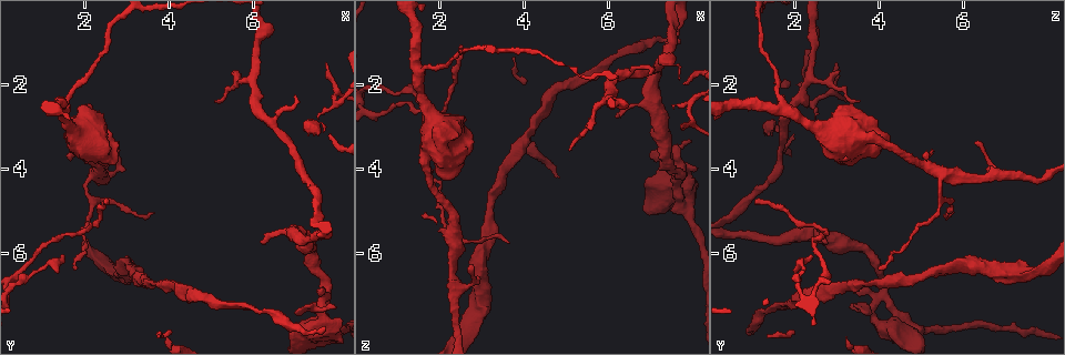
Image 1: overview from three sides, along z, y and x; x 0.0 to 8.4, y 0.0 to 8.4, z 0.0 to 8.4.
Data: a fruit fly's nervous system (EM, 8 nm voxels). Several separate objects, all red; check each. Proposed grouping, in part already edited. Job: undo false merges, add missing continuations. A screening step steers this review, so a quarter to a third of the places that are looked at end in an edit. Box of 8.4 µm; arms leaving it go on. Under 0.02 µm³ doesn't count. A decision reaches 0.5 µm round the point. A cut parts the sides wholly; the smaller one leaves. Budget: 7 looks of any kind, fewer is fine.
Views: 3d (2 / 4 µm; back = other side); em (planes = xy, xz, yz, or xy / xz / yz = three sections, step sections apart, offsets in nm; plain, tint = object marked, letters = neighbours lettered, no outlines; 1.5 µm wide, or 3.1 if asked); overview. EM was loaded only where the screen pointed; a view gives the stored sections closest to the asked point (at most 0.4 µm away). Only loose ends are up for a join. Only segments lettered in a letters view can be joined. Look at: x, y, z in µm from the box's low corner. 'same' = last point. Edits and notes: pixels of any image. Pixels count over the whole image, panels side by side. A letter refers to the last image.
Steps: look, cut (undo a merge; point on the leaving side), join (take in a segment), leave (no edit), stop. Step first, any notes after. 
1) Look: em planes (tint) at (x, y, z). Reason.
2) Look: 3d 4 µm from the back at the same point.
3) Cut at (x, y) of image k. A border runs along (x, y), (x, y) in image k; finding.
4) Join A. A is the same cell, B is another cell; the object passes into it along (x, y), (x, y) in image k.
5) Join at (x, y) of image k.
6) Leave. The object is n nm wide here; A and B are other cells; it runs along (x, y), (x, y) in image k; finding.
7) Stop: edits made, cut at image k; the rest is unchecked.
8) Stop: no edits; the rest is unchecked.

Look: em planes (tint) at (1.45, 6.05, 2.40). Branch stops here.

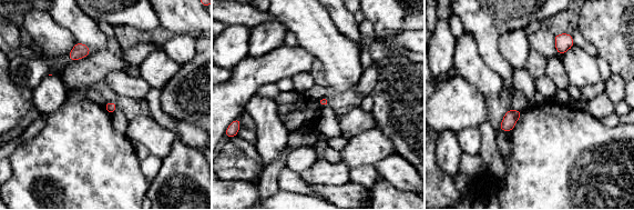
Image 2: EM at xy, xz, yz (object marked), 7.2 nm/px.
Look: em planes (letters) at the same point.

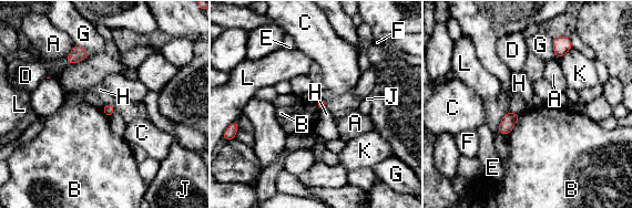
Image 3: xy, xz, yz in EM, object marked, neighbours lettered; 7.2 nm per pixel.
Leave. A, B, C, D, E, F, G, H, J, K and L are other cells; a border runs along (104, 104), (113, 106) in image 3; none of them fits.

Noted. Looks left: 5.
Look: em xz step 8 (letters) at (7.90, 7.30, 3.40). Free end.

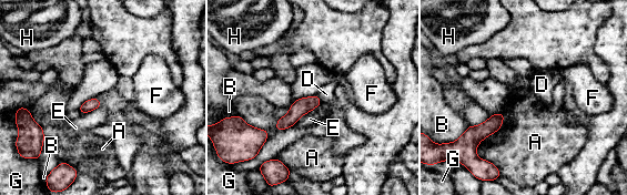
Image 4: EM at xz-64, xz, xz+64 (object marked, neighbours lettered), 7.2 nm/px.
Leave. A, B, D, E, F, G and H are other cells; a border runs along (479, 142), (476, 154), (501, 175) in image 4; no lettered segment goes on from it.

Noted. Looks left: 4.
Look: 3d 4 µm from the back at (7.75, 7.80, 1.00). Tapers out.

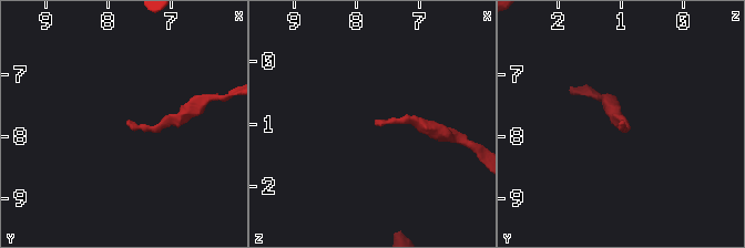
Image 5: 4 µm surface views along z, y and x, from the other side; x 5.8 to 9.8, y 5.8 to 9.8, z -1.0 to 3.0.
Look: em planes (letters) at (7.70, 7.80, 0.90). Need the tissue.

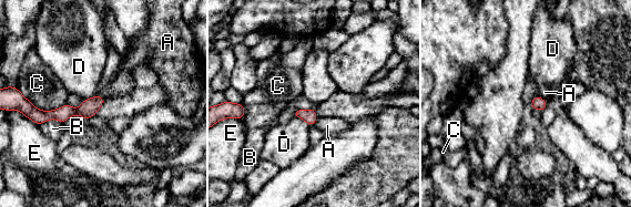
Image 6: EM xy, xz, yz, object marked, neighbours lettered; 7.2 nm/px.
Leave. The longest contact is with C, 300 nm; A, B, C, D and E are other cells; it runs along (100, 101), (84, 111), (36, 115) in image 6; none of them fits.

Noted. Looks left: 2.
Stop: no edits; the rest is unchecked.

